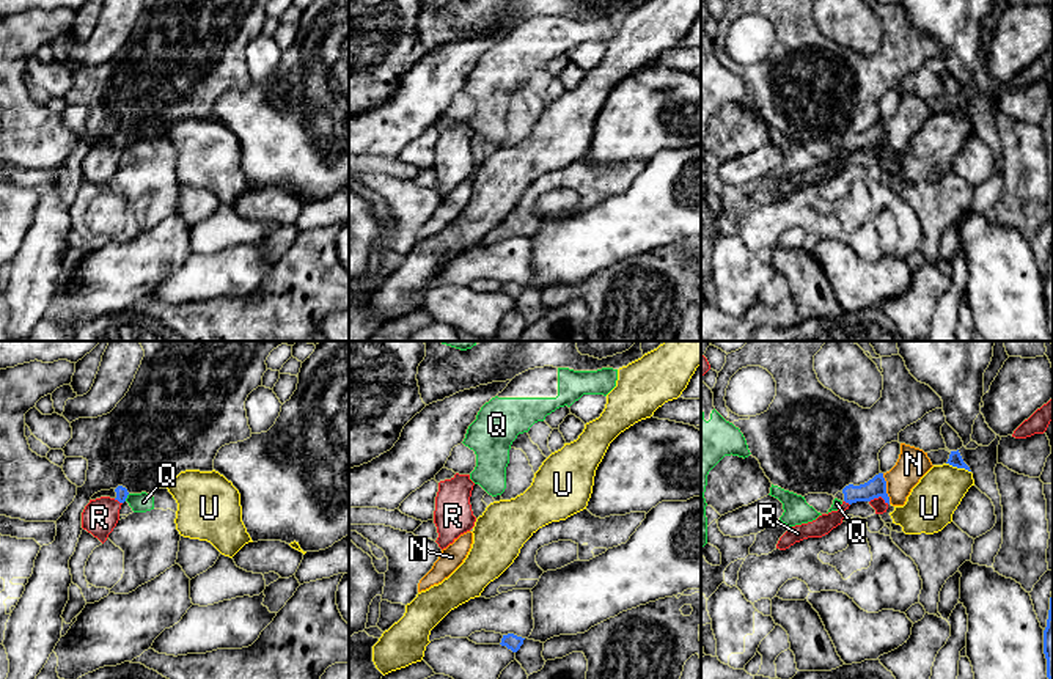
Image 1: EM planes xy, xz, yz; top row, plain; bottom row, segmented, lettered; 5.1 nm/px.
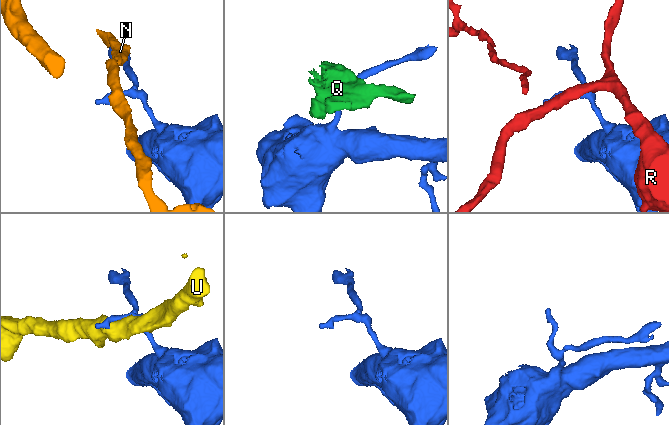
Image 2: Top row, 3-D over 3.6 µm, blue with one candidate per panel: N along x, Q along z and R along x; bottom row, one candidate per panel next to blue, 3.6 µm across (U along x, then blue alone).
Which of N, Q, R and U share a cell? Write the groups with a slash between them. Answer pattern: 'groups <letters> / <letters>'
groups N / Q / R / U

